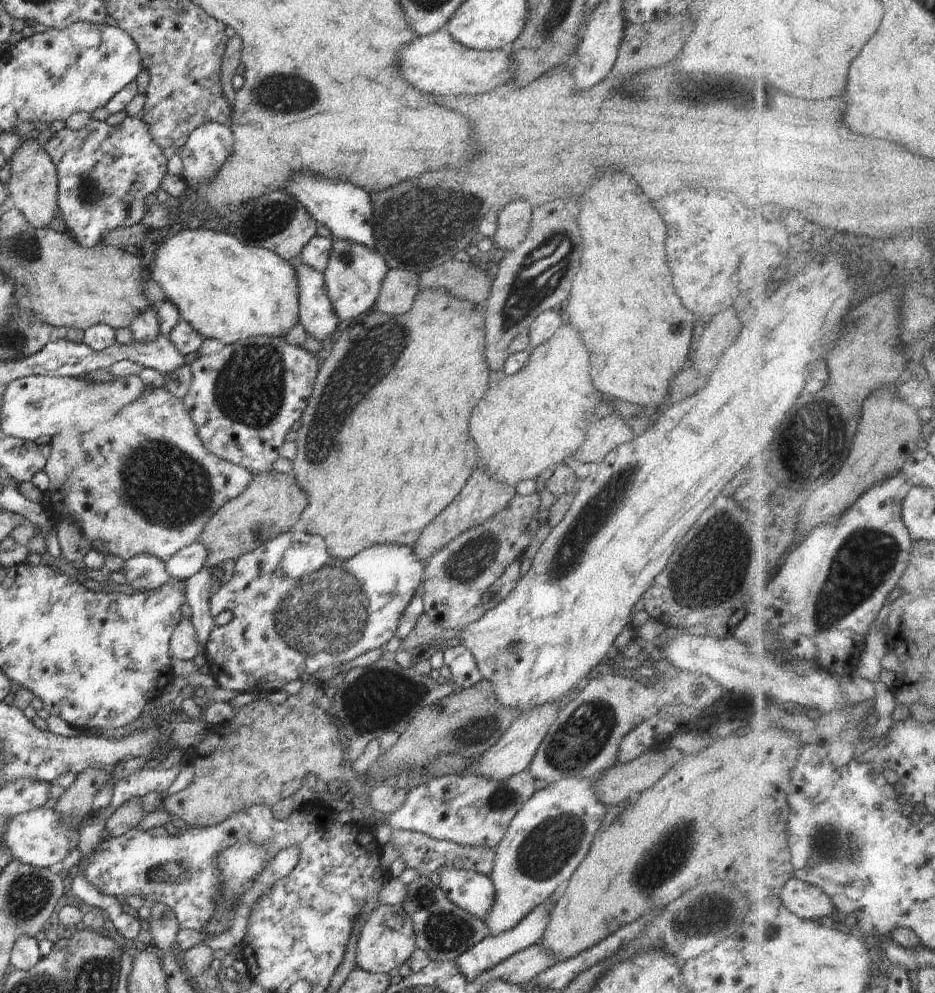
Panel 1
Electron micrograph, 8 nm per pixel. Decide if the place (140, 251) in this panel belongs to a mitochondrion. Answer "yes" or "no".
no

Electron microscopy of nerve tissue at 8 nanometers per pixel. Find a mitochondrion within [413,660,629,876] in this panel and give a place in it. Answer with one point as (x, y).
(584, 734)

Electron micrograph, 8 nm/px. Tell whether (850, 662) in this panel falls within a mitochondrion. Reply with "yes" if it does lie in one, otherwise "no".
no

